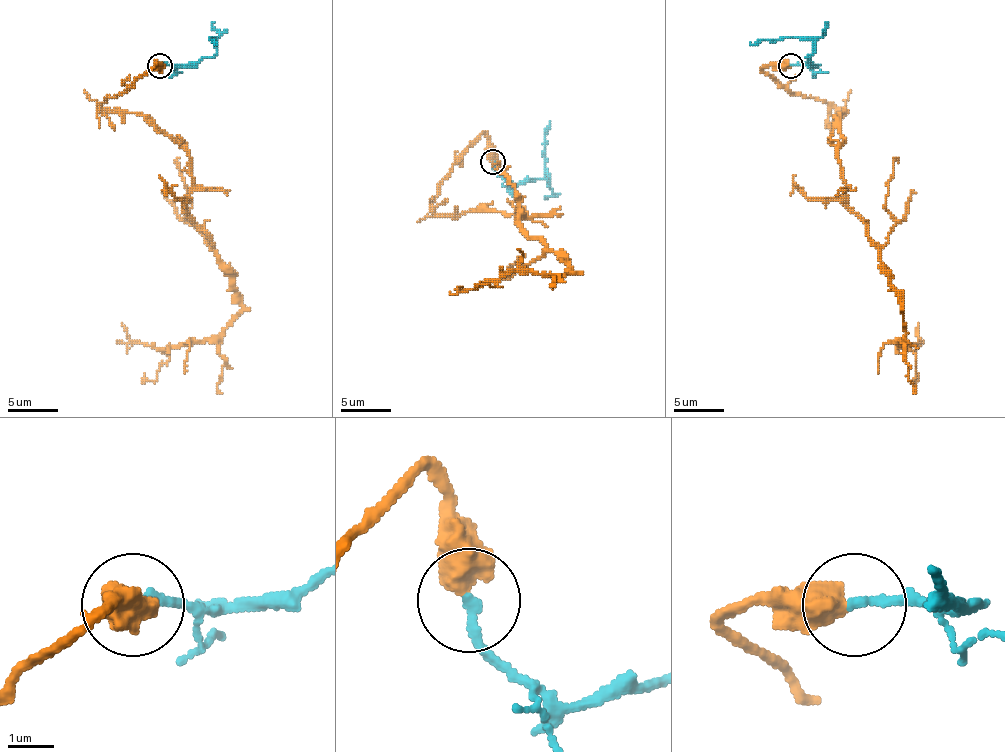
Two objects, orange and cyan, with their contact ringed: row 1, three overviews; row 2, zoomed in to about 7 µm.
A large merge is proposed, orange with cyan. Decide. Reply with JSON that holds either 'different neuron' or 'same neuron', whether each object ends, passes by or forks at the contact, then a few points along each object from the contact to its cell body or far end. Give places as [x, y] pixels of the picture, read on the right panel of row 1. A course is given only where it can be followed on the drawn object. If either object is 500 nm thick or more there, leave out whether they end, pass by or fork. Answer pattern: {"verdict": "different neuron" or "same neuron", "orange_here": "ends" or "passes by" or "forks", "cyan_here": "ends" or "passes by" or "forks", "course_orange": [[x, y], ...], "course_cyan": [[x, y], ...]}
{"verdict": "same neuron", "course_orange": [[790, 65], [763, 70], [843, 110], [845, 205], [898, 293], [900, 345], [918, 340], [918, 323]], "course_cyan": [[790, 65], [813, 65], [808, 57], [813, 52], [813, 42], [798, 37], [750, 42]]}

